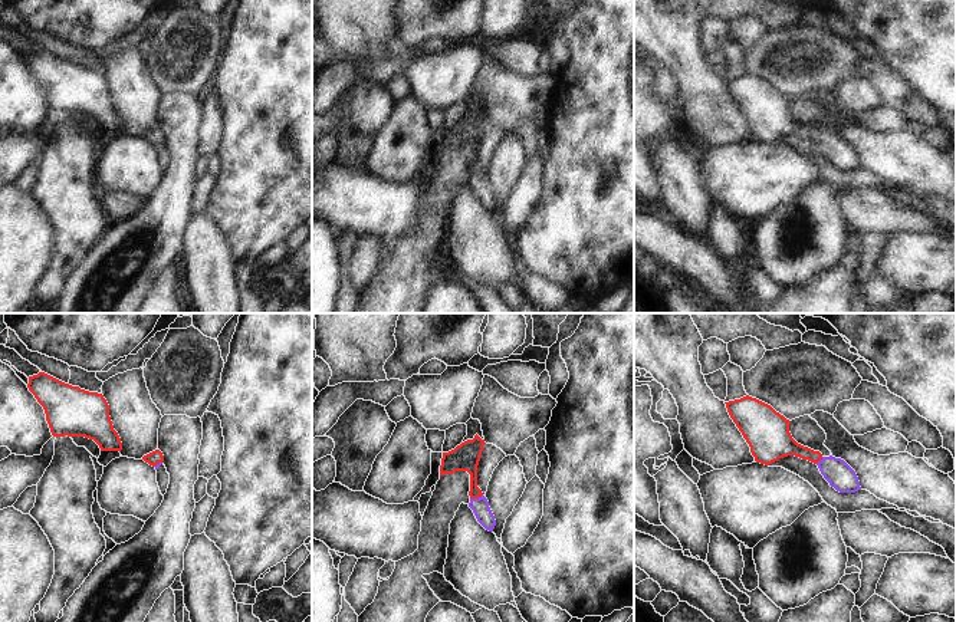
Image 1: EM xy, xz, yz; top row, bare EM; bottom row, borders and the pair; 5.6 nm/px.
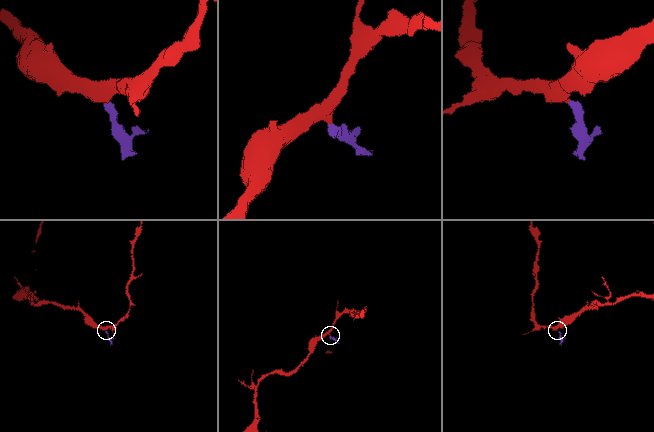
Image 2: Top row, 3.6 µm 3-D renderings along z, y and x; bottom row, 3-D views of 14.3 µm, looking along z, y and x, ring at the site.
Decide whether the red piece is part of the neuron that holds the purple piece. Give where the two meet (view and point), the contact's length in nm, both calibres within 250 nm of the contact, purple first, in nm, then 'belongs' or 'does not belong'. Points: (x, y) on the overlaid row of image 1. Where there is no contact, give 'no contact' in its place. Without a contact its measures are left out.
meets purple in xz at (476, 499); contact 80 nm long; 100 nm thick on the purple side, 160 nm on the other; belongs

